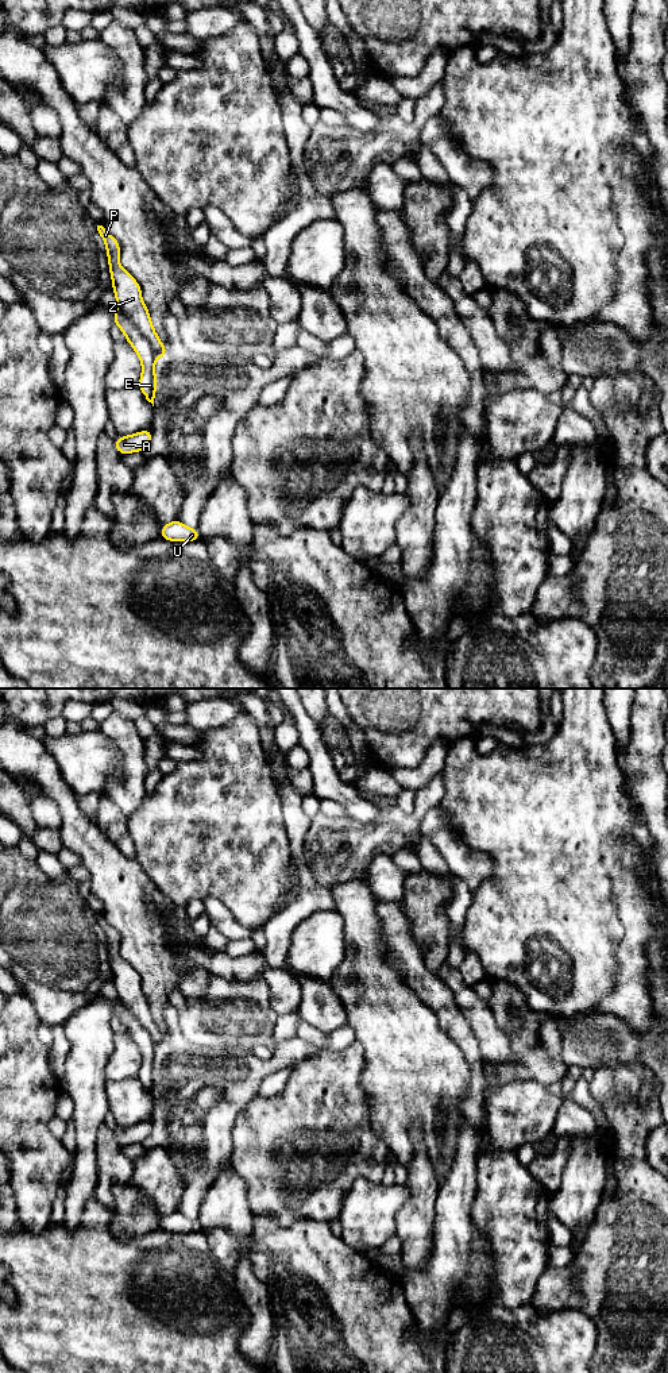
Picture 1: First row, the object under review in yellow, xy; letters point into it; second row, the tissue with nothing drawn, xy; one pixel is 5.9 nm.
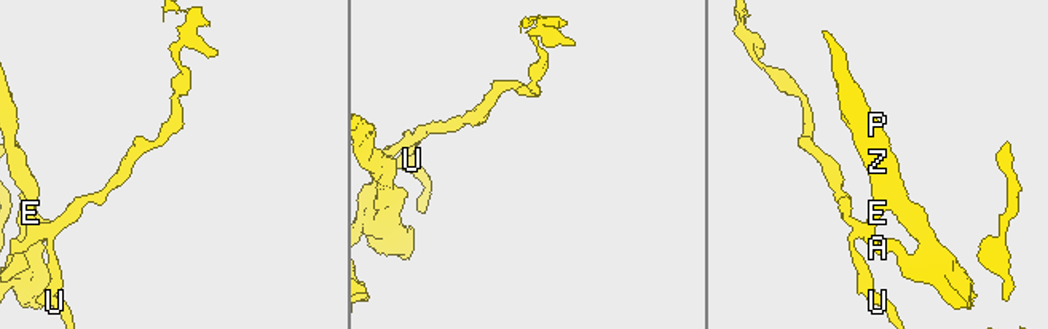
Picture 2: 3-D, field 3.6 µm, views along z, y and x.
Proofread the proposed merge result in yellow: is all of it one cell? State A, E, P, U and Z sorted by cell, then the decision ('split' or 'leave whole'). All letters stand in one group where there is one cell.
A E U / P Z | split

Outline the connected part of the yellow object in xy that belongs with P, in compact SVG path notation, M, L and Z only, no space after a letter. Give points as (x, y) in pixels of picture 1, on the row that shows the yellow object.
M103 225L97 231L105 243L108 267L112 278L112 290L117 305L131 319L138 331L150 342L152 350L159 356L167 356L167 348L157 335L151 323L151 316L142 298L142 286L120 266L120 243Z

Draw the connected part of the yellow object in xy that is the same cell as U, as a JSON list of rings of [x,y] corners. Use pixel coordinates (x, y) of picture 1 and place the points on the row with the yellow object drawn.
[[[178,518],[161,528],[161,539],[166,541],[200,541],[198,529],[193,529],[182,524]]]

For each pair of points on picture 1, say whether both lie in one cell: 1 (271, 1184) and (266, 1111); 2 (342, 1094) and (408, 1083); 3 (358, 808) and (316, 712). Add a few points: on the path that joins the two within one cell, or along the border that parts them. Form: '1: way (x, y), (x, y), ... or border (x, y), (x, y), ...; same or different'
1: way (266, 1167), (266, 1129); same
2: border (363, 1059), (360, 1087), (367, 1096), (373, 1119); different
3: border (301, 702), (307, 713), (320, 725); different

